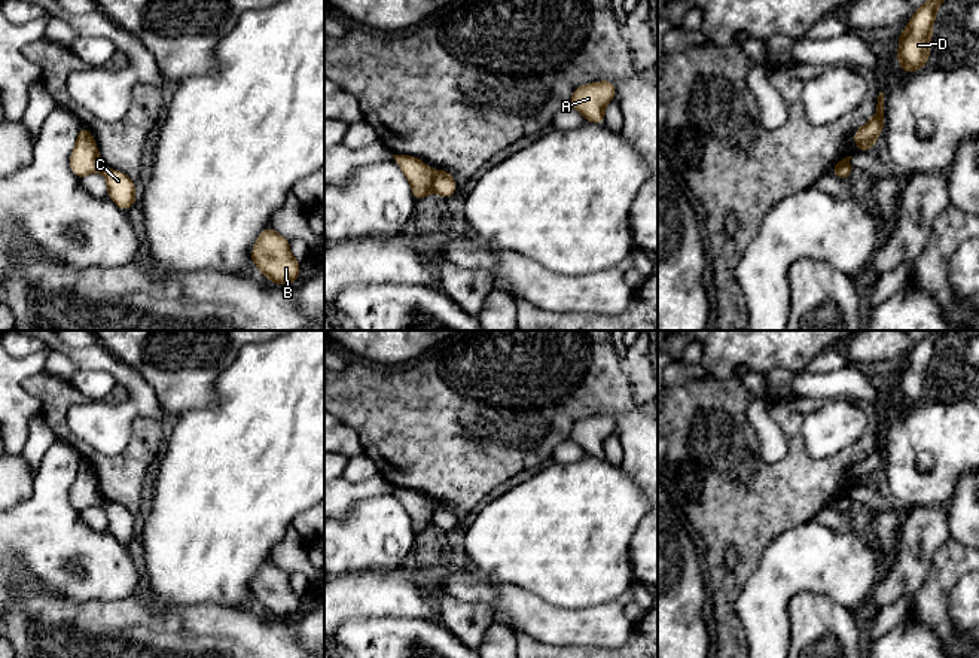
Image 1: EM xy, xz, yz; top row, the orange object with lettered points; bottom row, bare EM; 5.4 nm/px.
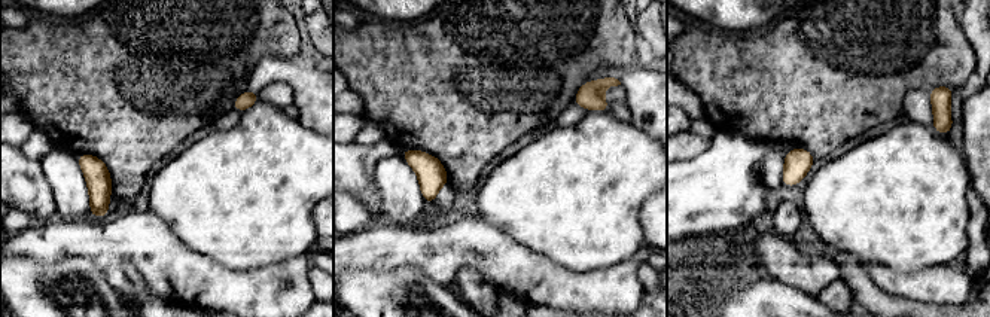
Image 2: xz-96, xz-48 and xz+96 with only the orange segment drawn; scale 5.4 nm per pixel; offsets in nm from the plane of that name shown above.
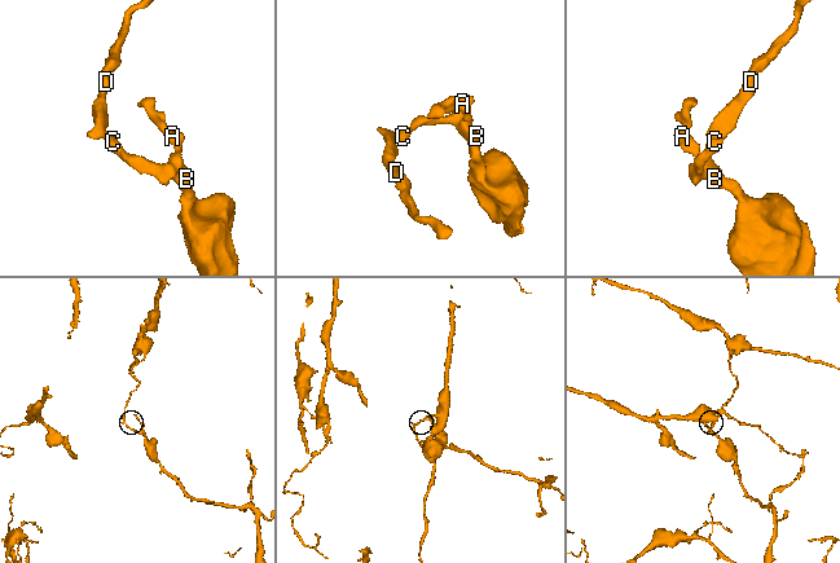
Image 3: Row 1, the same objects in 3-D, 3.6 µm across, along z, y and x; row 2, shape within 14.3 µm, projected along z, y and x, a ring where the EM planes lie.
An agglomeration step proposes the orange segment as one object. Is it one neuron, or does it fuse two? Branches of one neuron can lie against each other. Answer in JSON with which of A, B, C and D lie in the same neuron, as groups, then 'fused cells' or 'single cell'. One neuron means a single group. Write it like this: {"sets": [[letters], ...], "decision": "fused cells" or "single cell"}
{"sets": [["A", "B", "C"], ["D"]], "decision": "fused cells"}

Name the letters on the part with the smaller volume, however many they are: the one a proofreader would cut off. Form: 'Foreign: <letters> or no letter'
Foreign: A, B, C

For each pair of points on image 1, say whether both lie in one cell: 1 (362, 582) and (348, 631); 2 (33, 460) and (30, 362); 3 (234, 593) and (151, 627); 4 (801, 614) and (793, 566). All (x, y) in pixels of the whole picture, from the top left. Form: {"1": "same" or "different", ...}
{"1": "different", "2": "different", "3": "different", "4": "different"}

